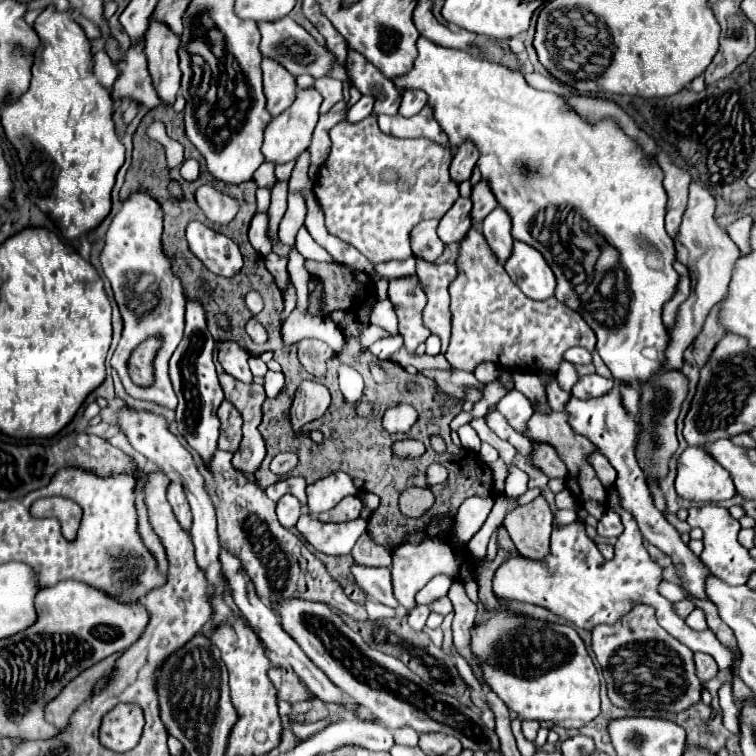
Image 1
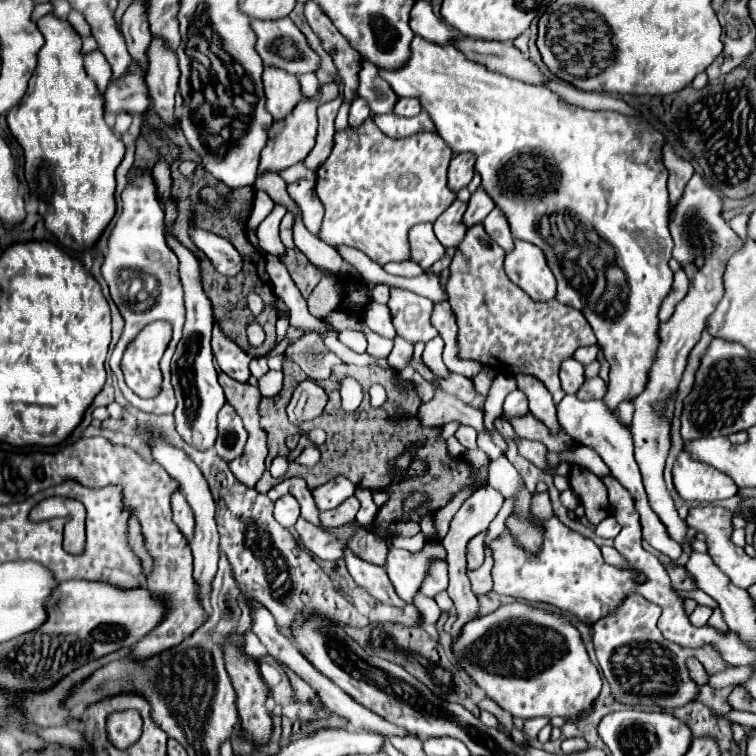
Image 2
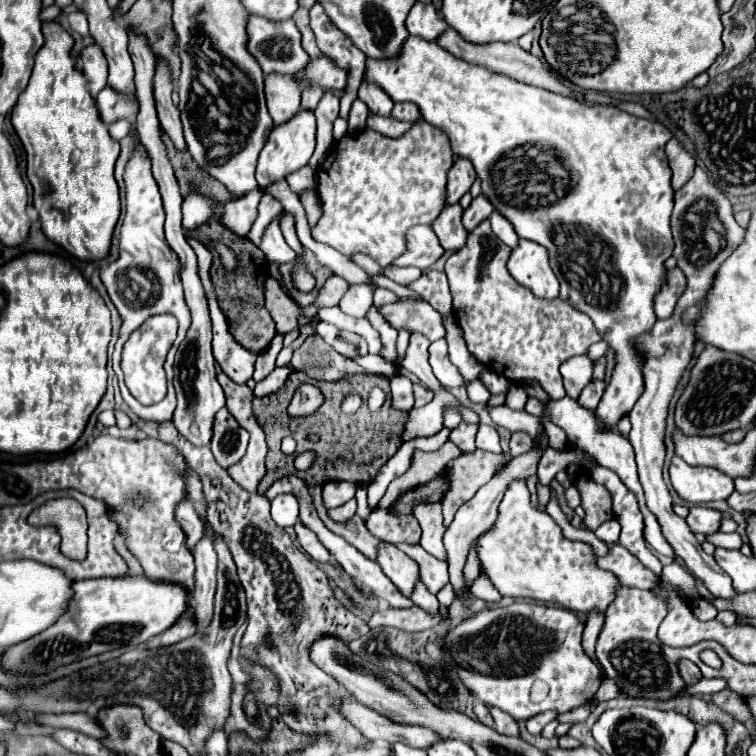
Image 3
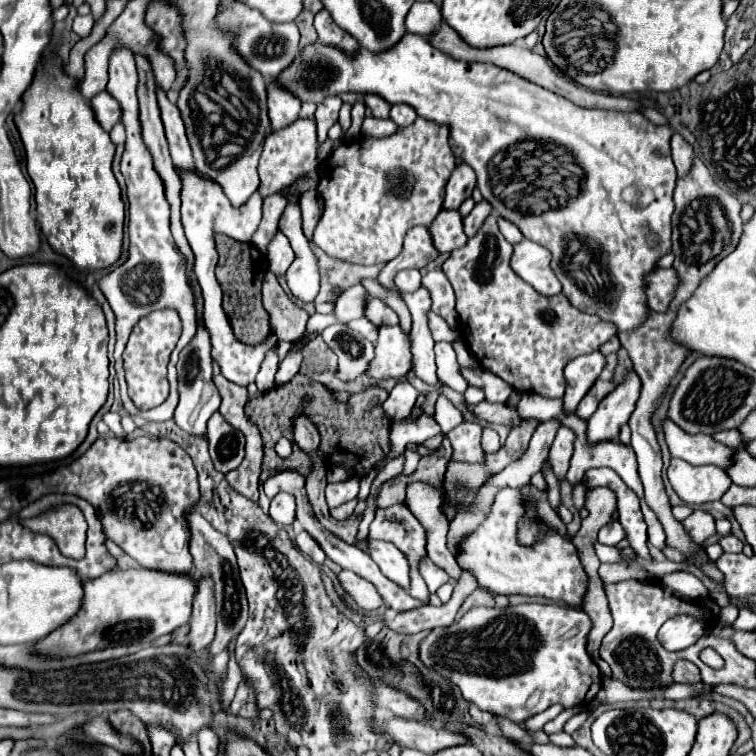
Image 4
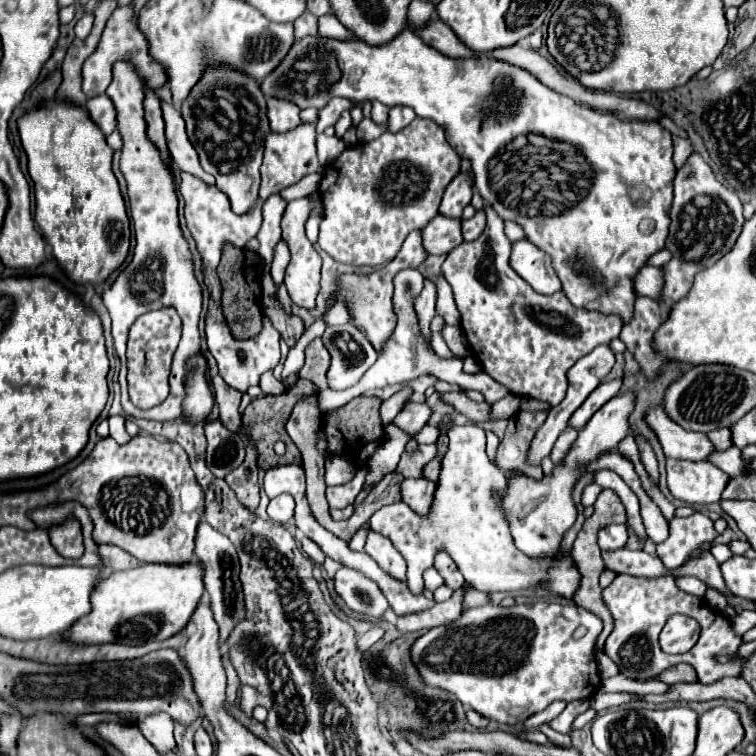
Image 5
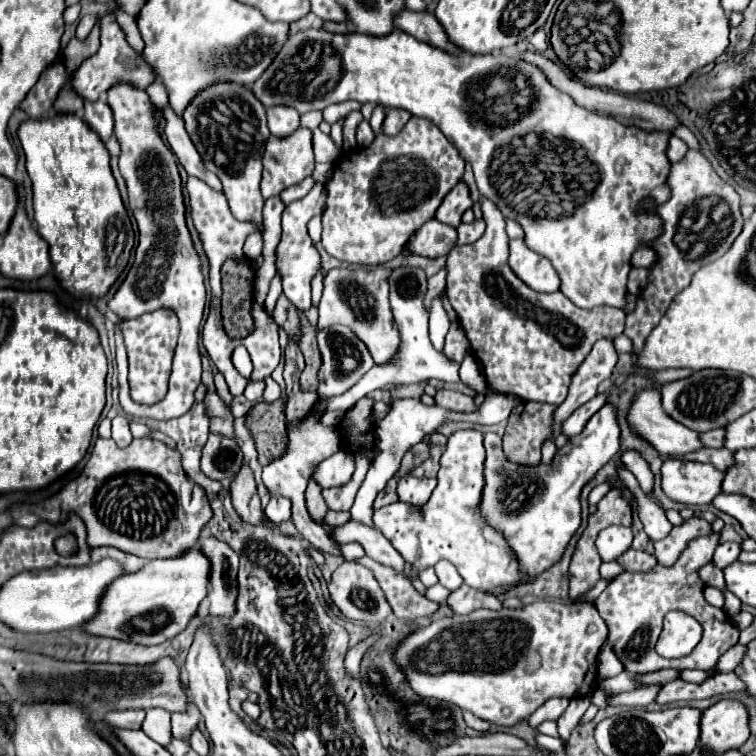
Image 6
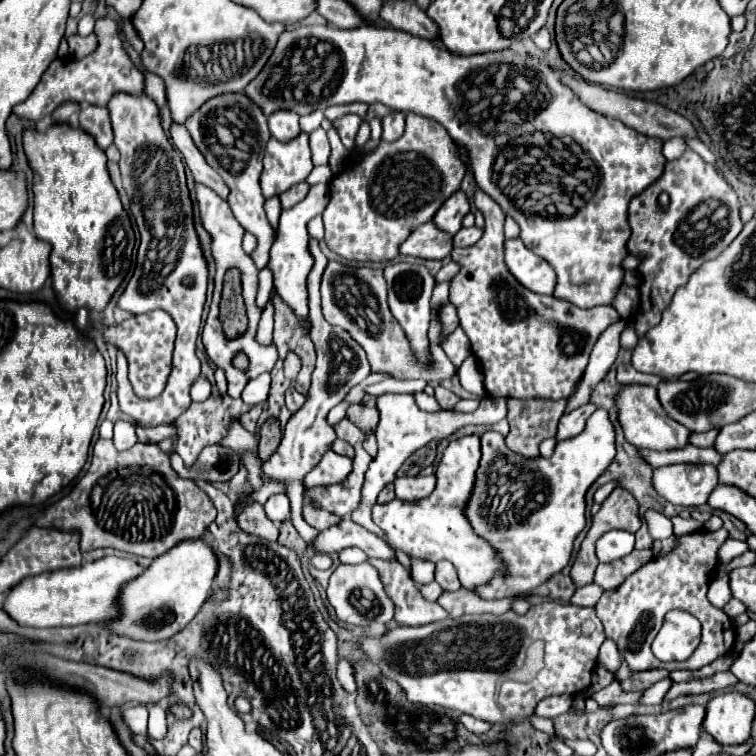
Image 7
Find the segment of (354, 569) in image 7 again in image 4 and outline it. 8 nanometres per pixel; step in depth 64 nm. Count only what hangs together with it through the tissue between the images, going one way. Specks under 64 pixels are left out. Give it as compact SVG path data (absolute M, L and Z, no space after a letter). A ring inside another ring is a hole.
M342 570L338 574L338 580L340 580L344 592L356 602L358 608L374 612L374 610L378 610L378 608L384 606L384 600L378 594L378 590L368 580L360 578L358 574L354 574L350 570Z

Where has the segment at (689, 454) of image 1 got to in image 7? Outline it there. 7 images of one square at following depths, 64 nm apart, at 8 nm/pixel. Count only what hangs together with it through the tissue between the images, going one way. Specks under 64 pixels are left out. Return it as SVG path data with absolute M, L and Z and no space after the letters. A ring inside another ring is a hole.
M672 464L652 472L654 490L674 506L706 504L716 482L718 472L712 464Z

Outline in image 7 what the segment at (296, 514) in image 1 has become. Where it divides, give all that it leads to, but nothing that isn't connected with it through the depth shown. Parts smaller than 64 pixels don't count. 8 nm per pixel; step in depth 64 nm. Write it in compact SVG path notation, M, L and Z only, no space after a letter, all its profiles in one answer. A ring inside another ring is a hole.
M276 494L276 496L270 496L264 504L264 510L266 510L266 516L280 524L284 522L288 516L290 516L290 502L288 502L288 496L284 494Z

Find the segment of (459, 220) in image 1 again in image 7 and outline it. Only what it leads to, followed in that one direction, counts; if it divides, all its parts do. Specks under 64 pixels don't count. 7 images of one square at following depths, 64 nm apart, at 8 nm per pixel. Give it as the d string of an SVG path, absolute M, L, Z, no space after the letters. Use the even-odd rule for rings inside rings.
M432 222L416 228L404 244L400 244L400 254L416 256L424 260L444 260L452 250L452 236L438 230Z

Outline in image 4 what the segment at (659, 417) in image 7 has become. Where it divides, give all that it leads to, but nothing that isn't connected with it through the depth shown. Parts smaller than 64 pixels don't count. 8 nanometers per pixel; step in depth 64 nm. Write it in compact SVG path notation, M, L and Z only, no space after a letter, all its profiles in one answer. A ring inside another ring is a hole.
M664 420L664 438L672 458L682 458L694 466L698 464L714 464L726 468L732 464L732 448L724 448L724 444L712 440L704 434L688 434L672 420Z

